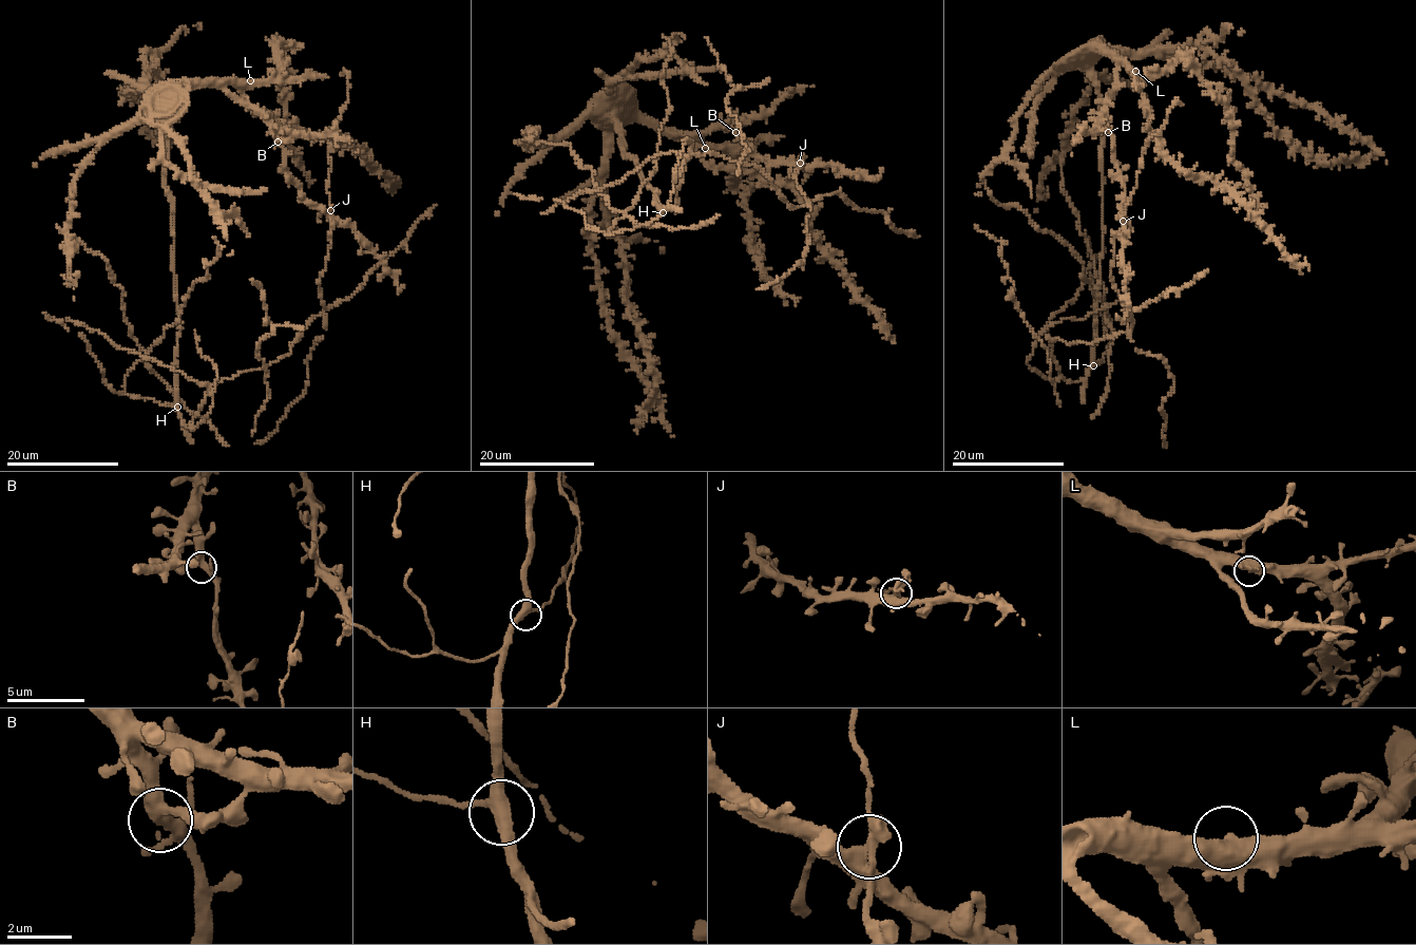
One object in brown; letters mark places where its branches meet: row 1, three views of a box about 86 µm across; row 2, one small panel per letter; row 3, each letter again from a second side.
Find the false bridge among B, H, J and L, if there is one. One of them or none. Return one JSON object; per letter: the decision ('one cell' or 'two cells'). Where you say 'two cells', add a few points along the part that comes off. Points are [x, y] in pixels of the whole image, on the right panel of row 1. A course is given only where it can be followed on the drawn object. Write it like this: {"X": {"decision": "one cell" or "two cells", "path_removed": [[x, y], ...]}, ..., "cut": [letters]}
{"B": {"decision": "one cell"}, "H": {"decision": "one cell"}, "J": {"decision": "one cell"}, "L": {"decision": "one cell"}, "cut": []}

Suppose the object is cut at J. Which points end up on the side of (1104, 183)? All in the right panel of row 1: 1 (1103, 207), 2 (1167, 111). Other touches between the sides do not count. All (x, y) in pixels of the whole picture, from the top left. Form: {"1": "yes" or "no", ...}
{"1": "yes", "2": "no"}

